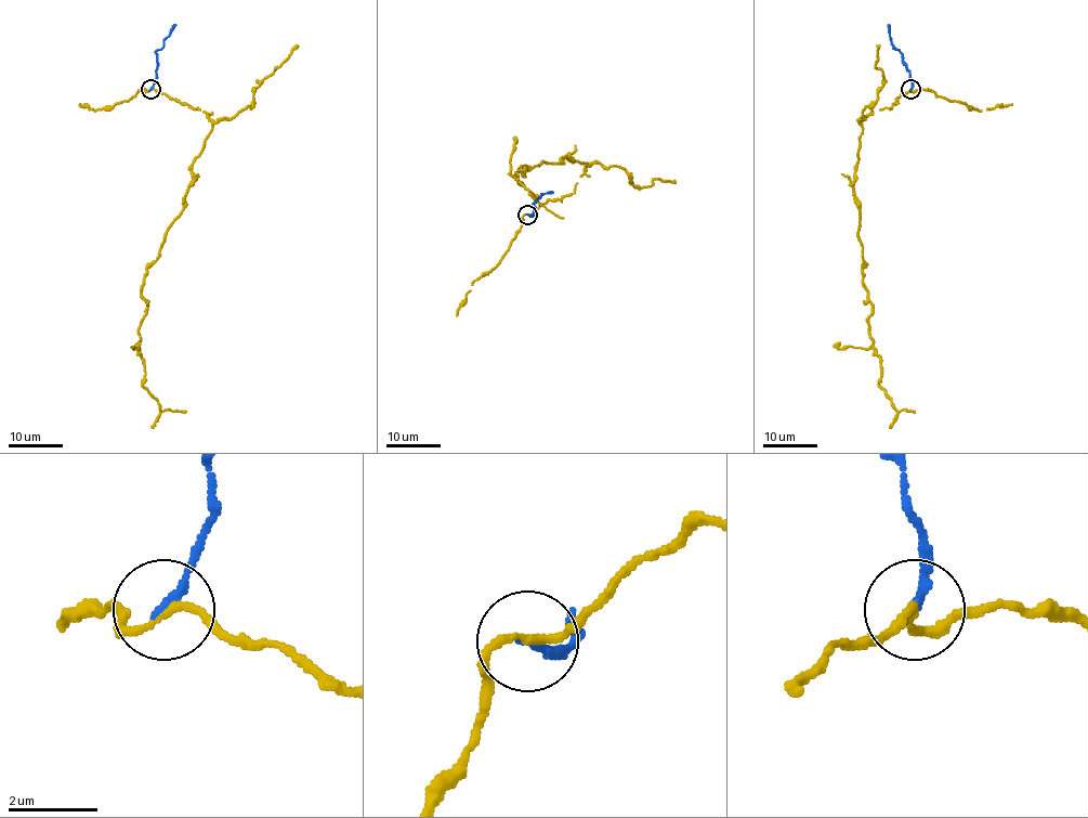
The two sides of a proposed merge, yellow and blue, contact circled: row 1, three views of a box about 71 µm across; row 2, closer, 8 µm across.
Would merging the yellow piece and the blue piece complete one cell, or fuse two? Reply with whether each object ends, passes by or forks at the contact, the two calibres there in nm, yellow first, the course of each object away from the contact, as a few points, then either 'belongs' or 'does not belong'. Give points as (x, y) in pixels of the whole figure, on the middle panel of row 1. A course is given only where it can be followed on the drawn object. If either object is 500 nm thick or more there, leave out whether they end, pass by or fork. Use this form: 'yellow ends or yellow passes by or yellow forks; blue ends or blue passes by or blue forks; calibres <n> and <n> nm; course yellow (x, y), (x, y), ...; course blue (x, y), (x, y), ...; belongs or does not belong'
yellow passes by; blue ends; calibres 160 and 200 nm; course yellow (528, 213), (573, 194), (590, 165), (566, 157), (524, 165), (524, 176), (514, 177), (563, 218); course blue (528, 213), (534, 213), (534, 205), (540, 195), (552, 191); does not belong

